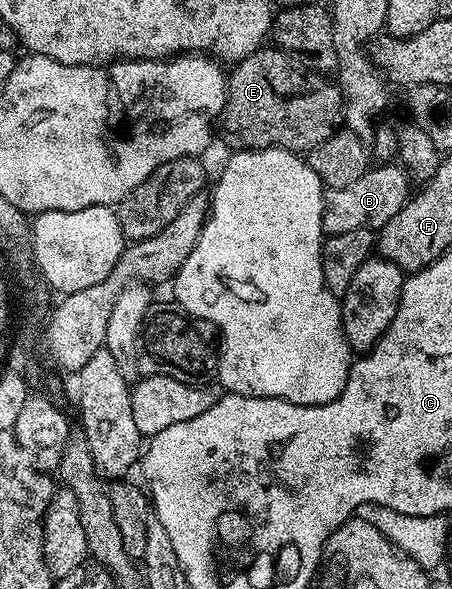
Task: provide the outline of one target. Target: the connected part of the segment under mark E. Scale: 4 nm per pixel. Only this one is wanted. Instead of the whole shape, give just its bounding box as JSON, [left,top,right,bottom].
[219,46,342,154]

